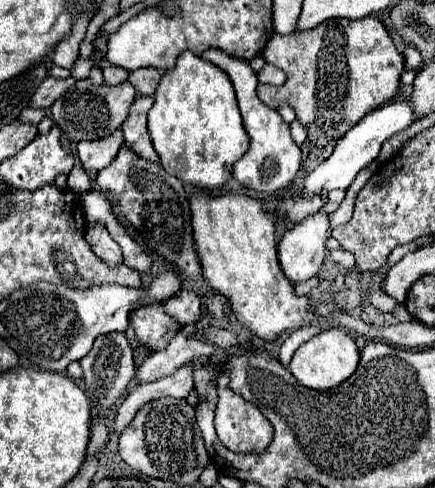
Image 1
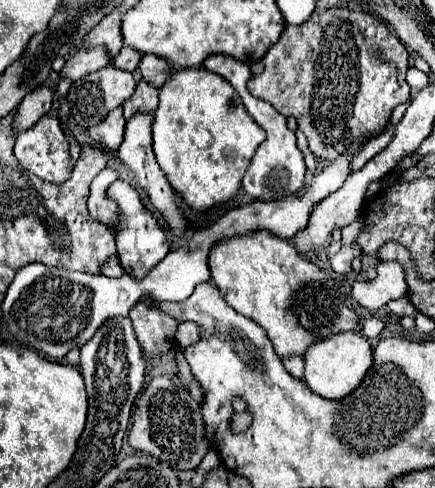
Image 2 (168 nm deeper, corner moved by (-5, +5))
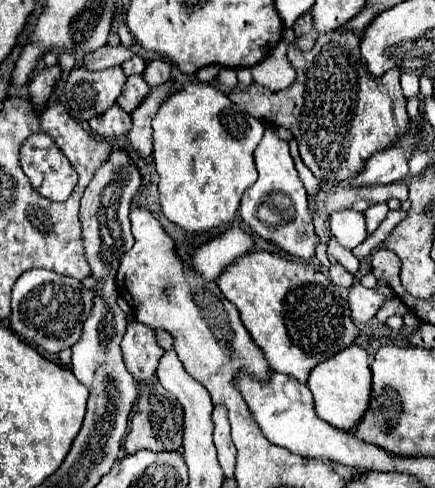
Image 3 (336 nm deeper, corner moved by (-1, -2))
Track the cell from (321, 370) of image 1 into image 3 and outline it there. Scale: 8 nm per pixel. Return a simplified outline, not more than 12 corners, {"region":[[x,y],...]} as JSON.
{"region":[[350,345],[310,371],[320,419],[354,427],[368,407],[366,349]]}

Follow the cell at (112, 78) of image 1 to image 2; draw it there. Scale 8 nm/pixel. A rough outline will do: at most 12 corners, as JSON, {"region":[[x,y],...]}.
{"region":[[130,46],[118,52],[114,66],[134,72],[142,60],[142,52]]}

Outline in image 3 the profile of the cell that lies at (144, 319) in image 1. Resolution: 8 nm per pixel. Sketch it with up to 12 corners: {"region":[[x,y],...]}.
{"region":[[140,321],[126,327],[122,353],[136,381],[156,373],[164,349]]}

